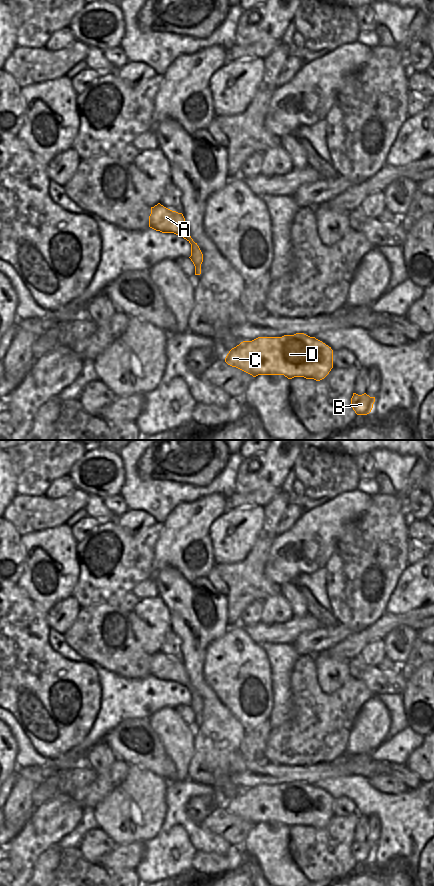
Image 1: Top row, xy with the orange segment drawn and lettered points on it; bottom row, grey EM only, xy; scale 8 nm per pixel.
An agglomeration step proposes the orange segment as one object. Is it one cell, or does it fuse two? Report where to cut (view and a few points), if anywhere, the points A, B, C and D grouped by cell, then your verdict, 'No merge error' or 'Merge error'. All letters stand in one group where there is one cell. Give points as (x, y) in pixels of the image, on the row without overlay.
No split. Groups: A B C D. No merge error

